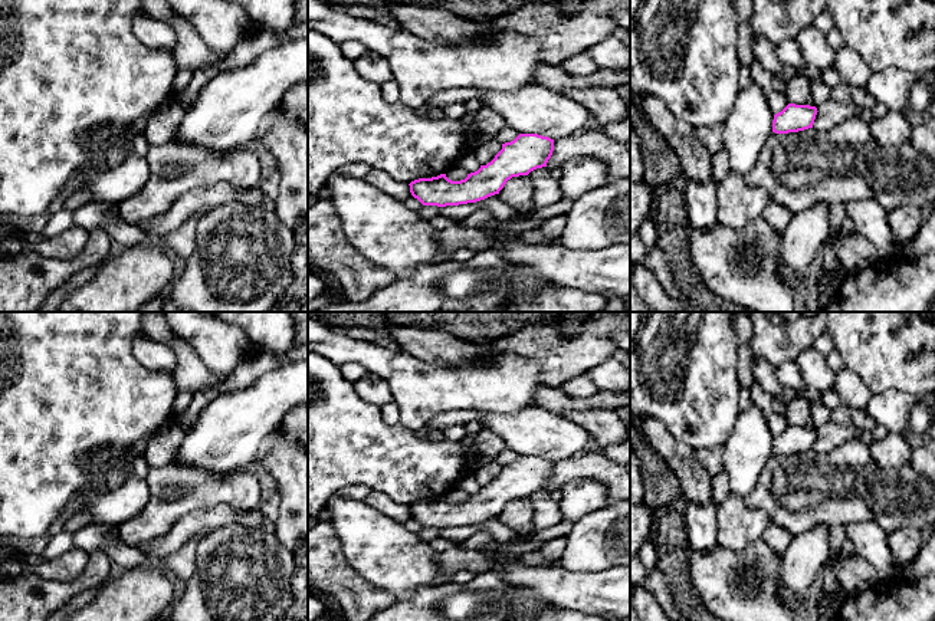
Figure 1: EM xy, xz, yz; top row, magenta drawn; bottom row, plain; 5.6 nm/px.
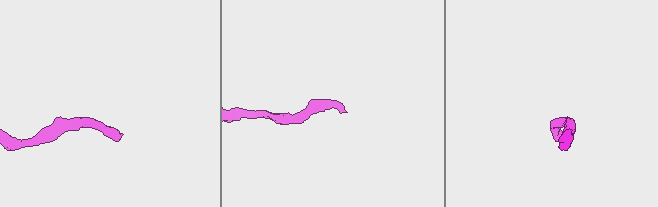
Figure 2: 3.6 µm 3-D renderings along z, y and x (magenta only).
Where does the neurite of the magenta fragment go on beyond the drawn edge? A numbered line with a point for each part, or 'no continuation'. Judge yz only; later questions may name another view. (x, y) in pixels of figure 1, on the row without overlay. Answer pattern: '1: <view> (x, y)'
no continuation

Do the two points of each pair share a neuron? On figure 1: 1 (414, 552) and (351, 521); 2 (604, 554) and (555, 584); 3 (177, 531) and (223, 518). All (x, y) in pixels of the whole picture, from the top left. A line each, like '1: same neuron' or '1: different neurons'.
1: same neuron
2: different neurons
3: same neuron

